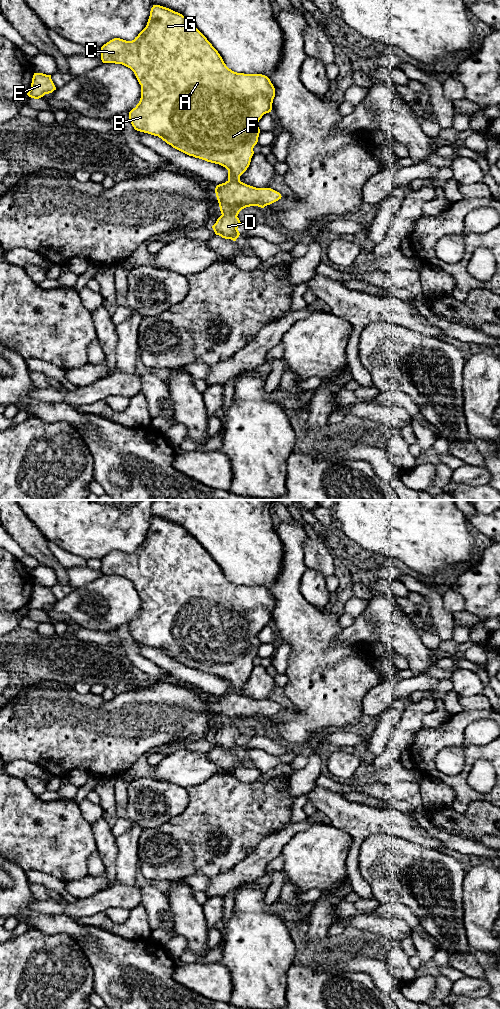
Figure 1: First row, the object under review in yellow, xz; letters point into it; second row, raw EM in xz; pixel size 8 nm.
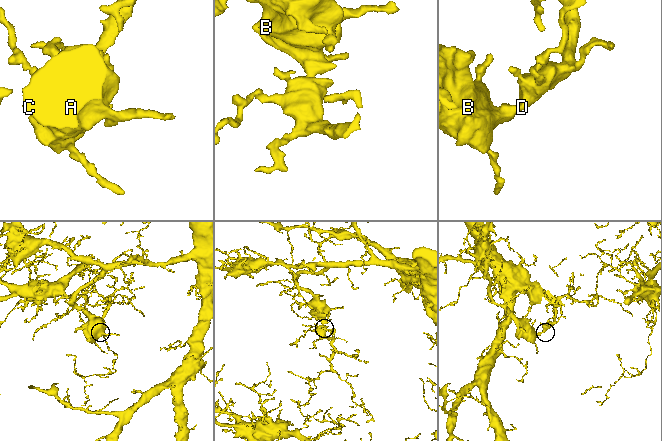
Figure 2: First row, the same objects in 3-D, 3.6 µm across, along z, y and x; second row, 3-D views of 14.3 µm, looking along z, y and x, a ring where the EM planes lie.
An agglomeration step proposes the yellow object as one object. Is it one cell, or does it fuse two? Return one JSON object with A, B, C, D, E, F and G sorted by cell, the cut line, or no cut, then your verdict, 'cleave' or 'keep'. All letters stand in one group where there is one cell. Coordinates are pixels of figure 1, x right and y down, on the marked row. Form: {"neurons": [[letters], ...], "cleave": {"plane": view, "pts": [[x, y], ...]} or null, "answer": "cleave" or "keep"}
{"neurons": [["A", "B", "C", "D", "E", "F", "G"]], "cleave": null, "answer": "keep"}

